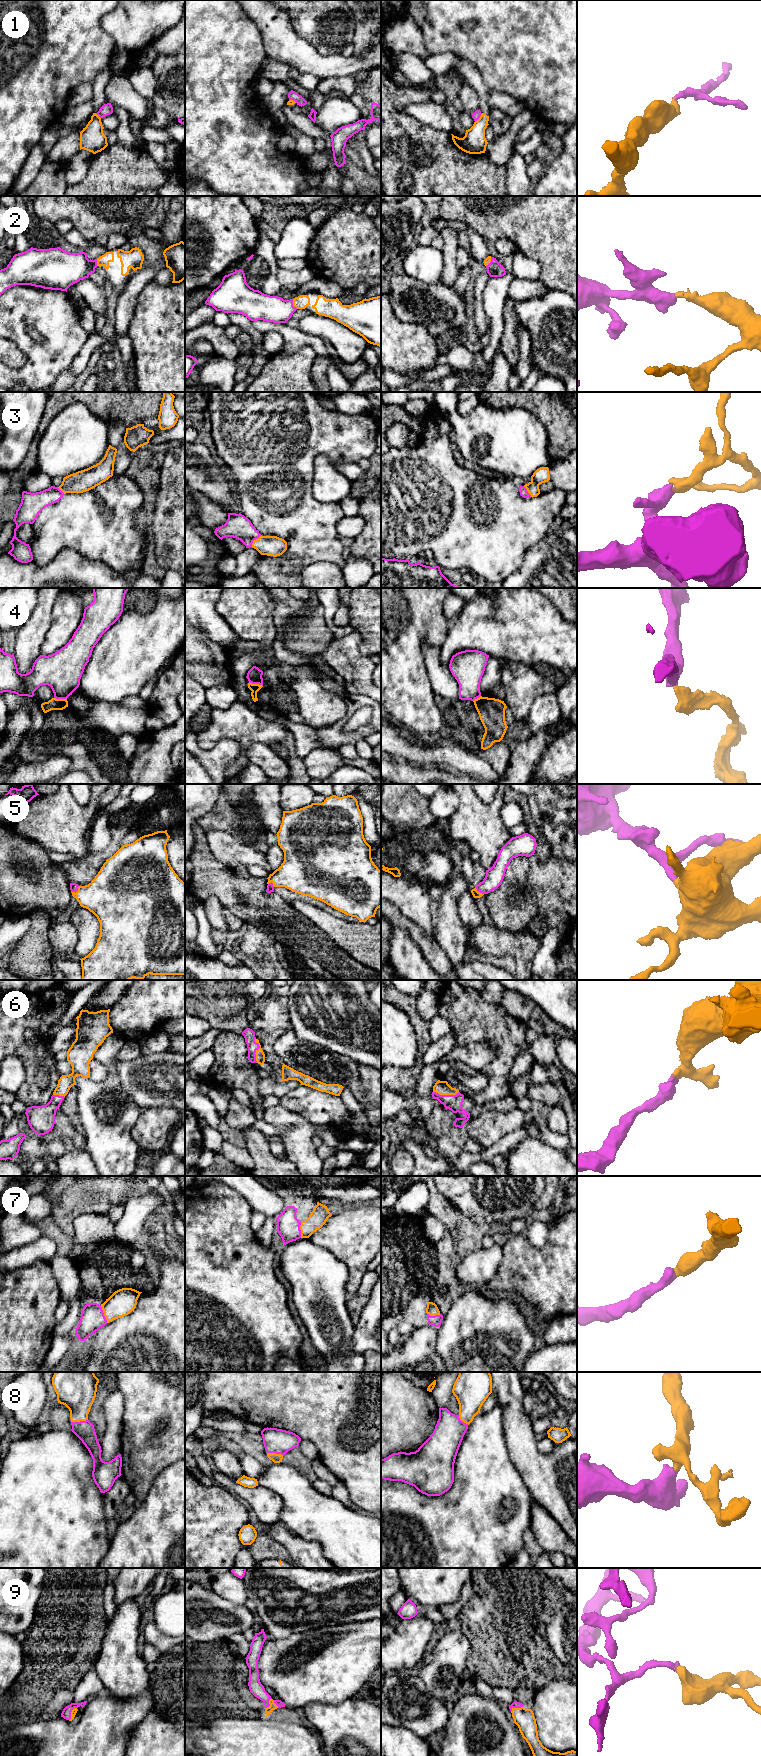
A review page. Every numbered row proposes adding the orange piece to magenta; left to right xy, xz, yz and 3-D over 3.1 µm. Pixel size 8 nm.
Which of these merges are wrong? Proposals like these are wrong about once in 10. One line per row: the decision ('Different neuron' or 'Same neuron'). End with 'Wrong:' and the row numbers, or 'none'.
1: Different neuron
2: Same neuron
3: Same neuron
4: Different neuron
5: Same neuron
6: Same neuron
7: Same neuron
8: Same neuron
9: Same neuron
Wrong: 1, 4

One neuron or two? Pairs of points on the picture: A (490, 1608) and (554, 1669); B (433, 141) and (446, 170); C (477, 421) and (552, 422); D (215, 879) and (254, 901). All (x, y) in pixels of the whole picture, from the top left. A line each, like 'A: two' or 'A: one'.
A: one
B: one
C: two
D: one

